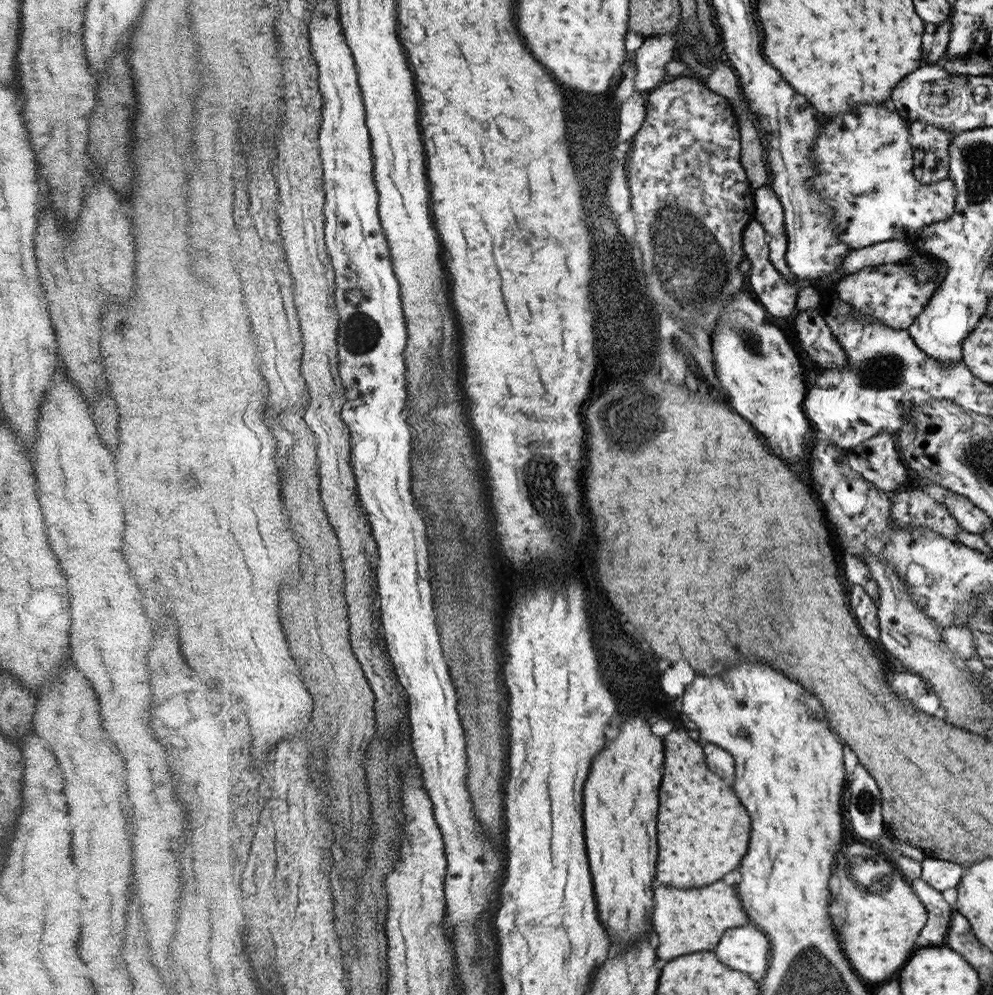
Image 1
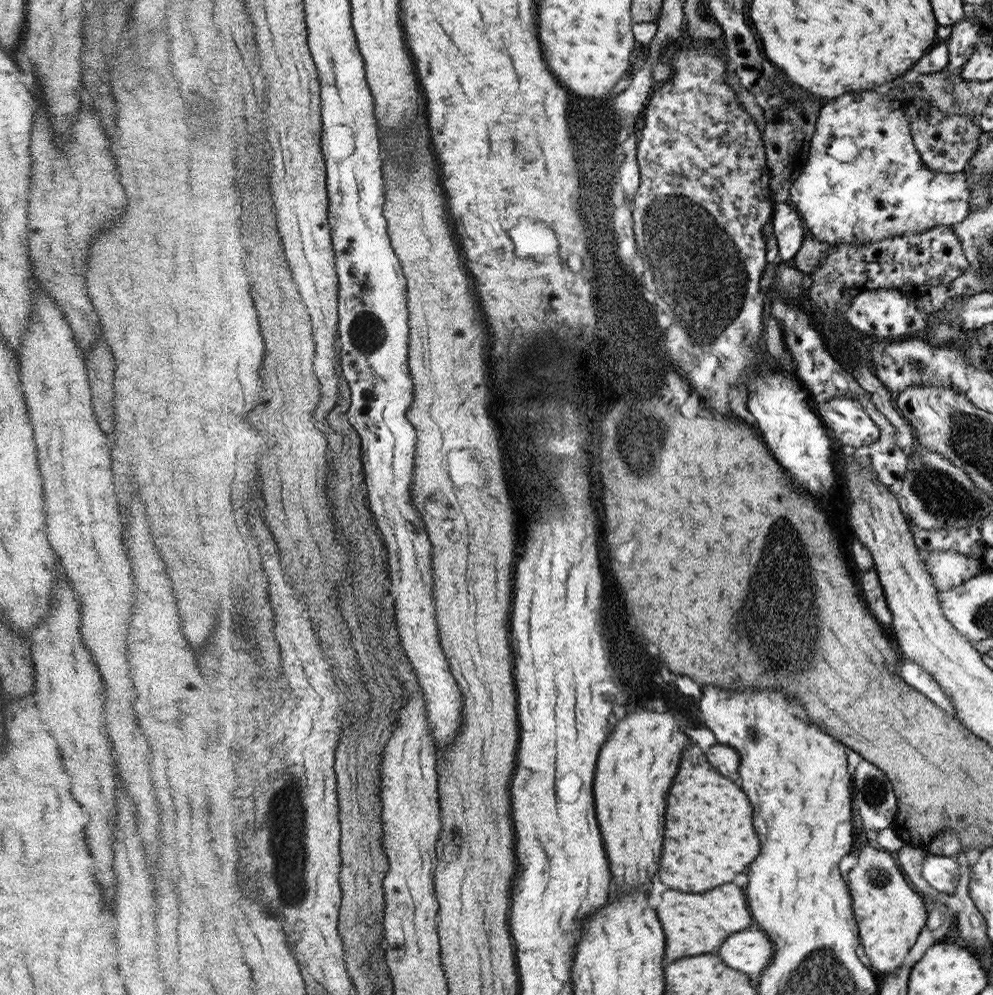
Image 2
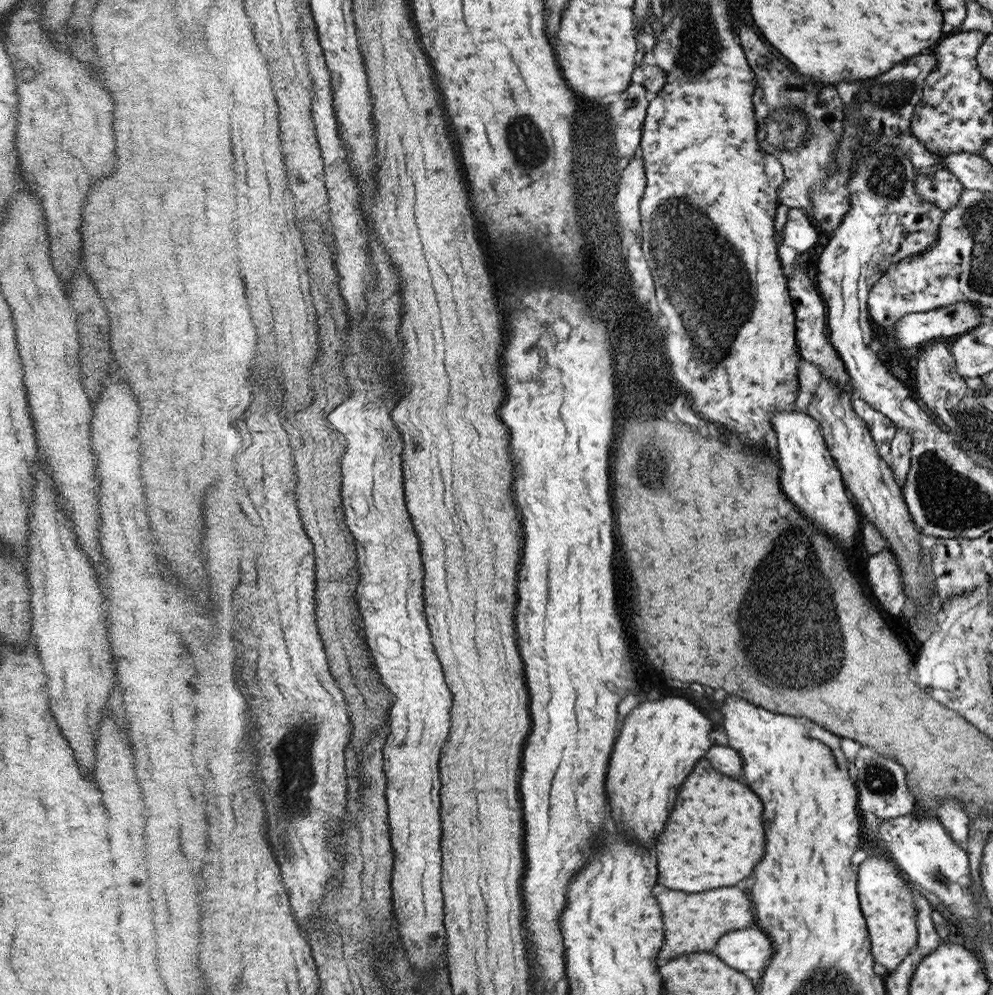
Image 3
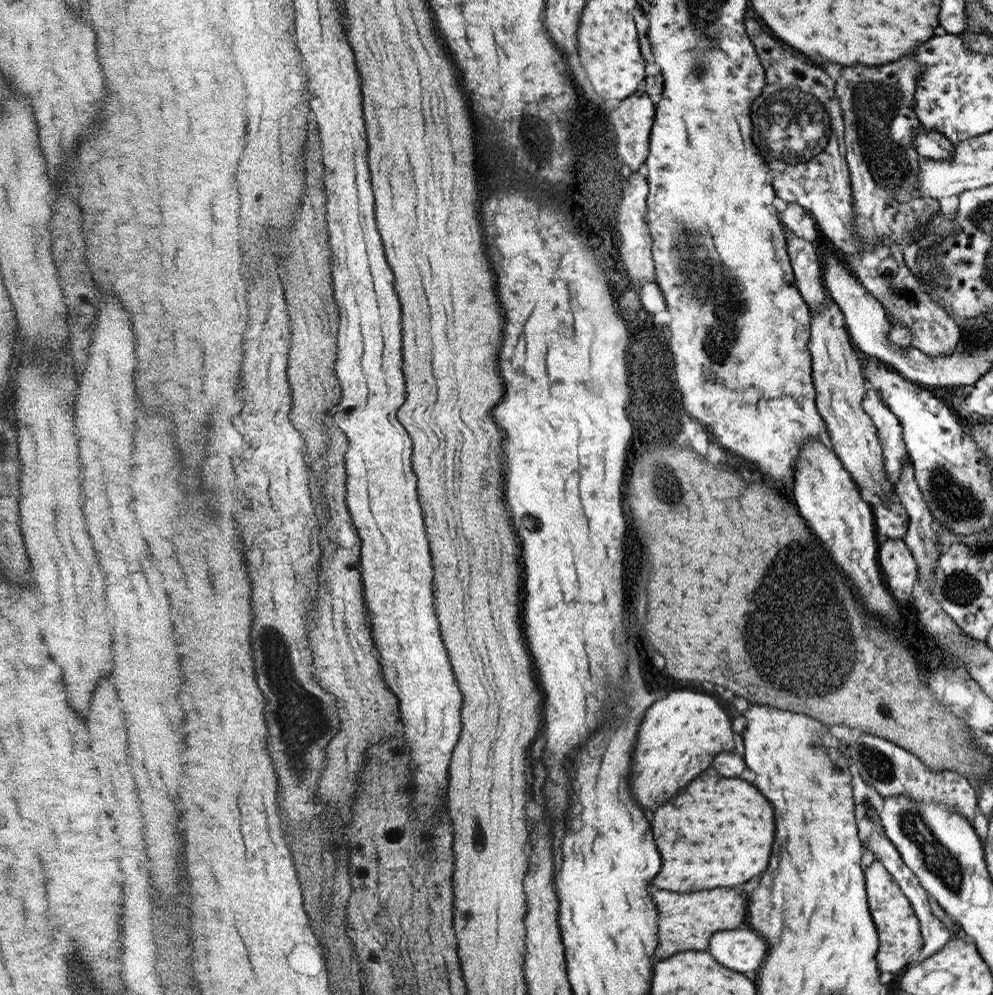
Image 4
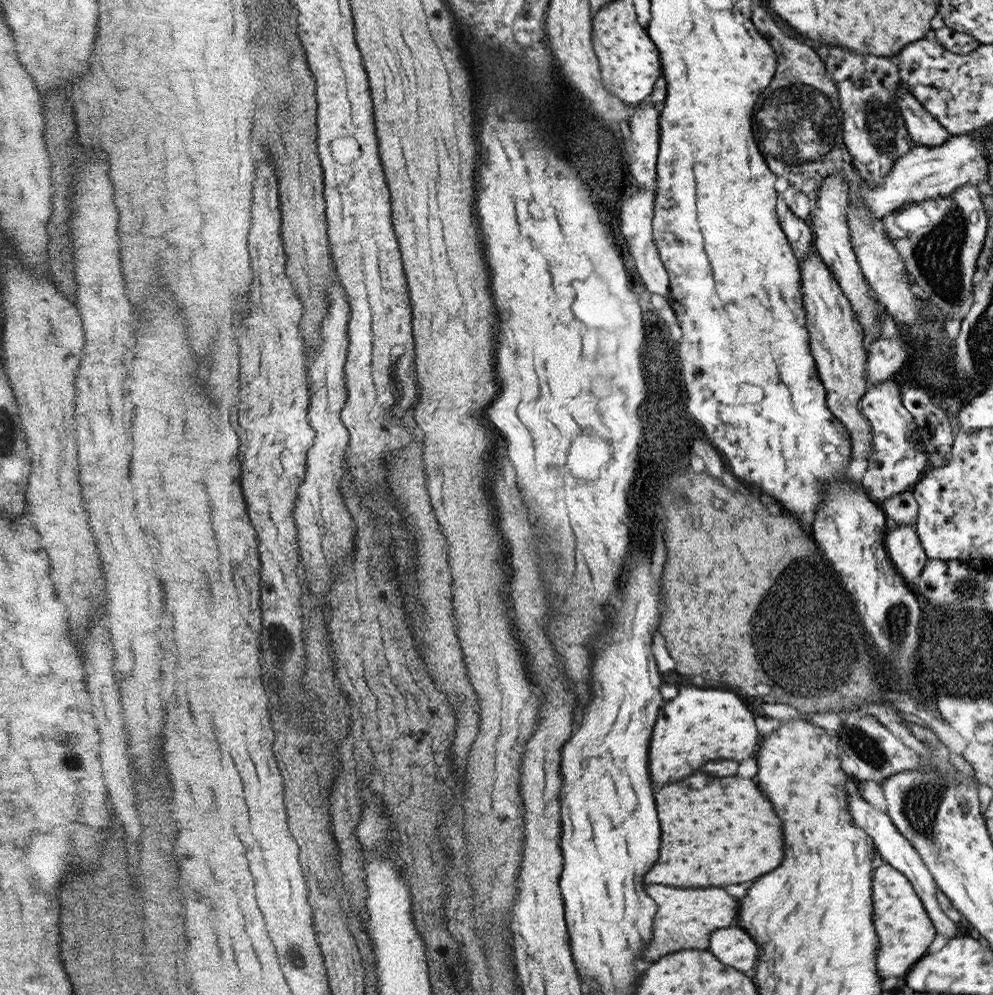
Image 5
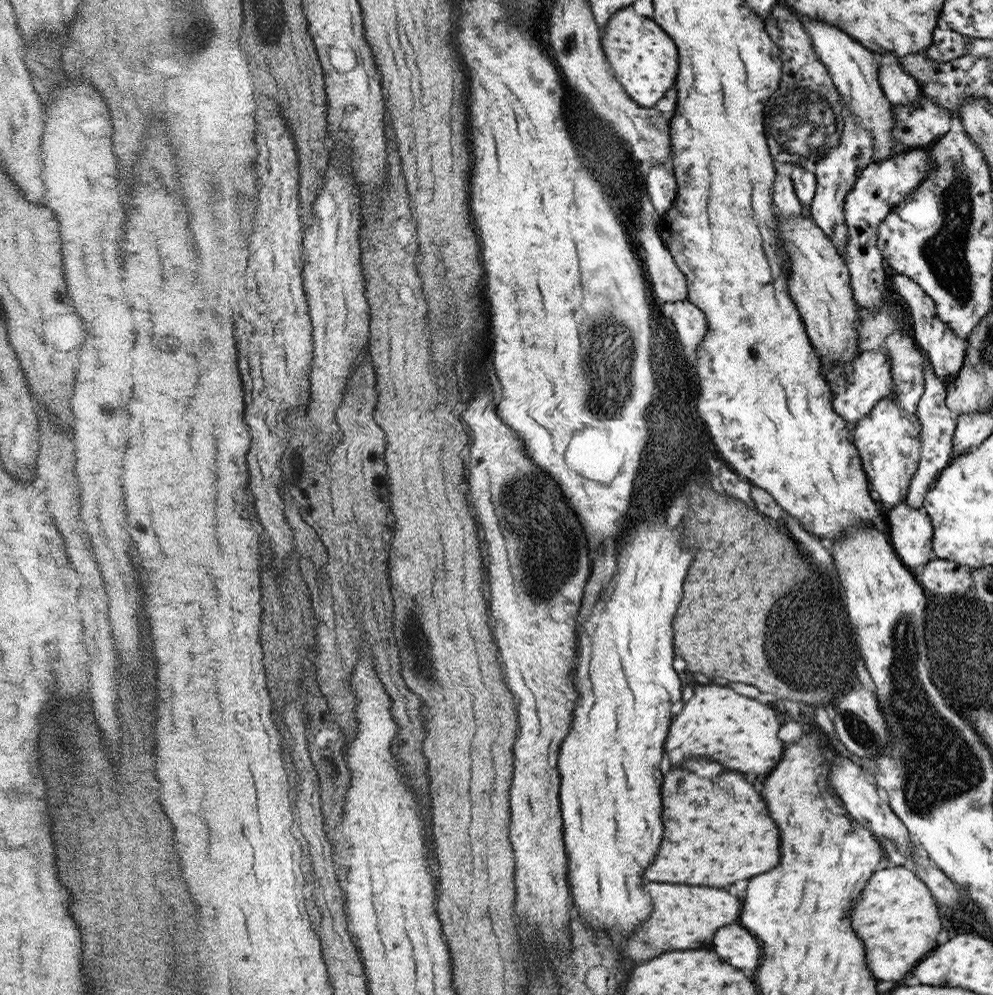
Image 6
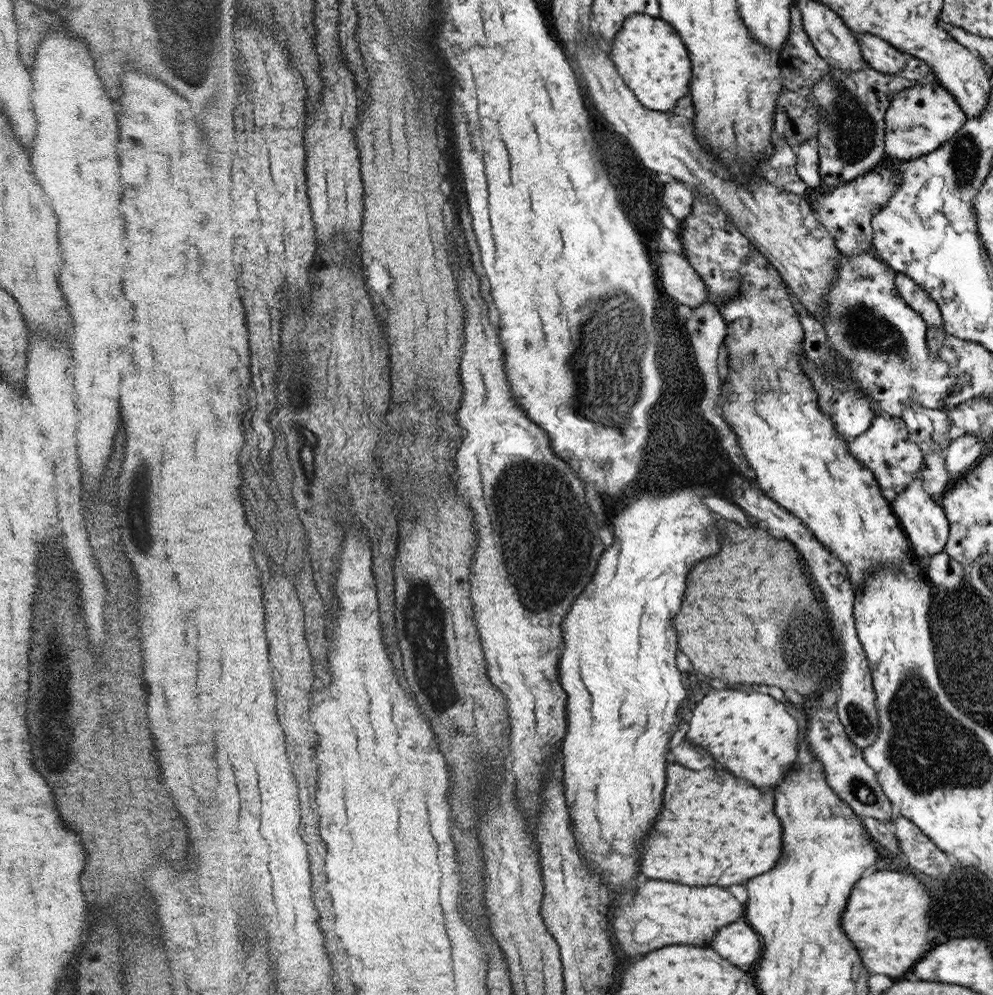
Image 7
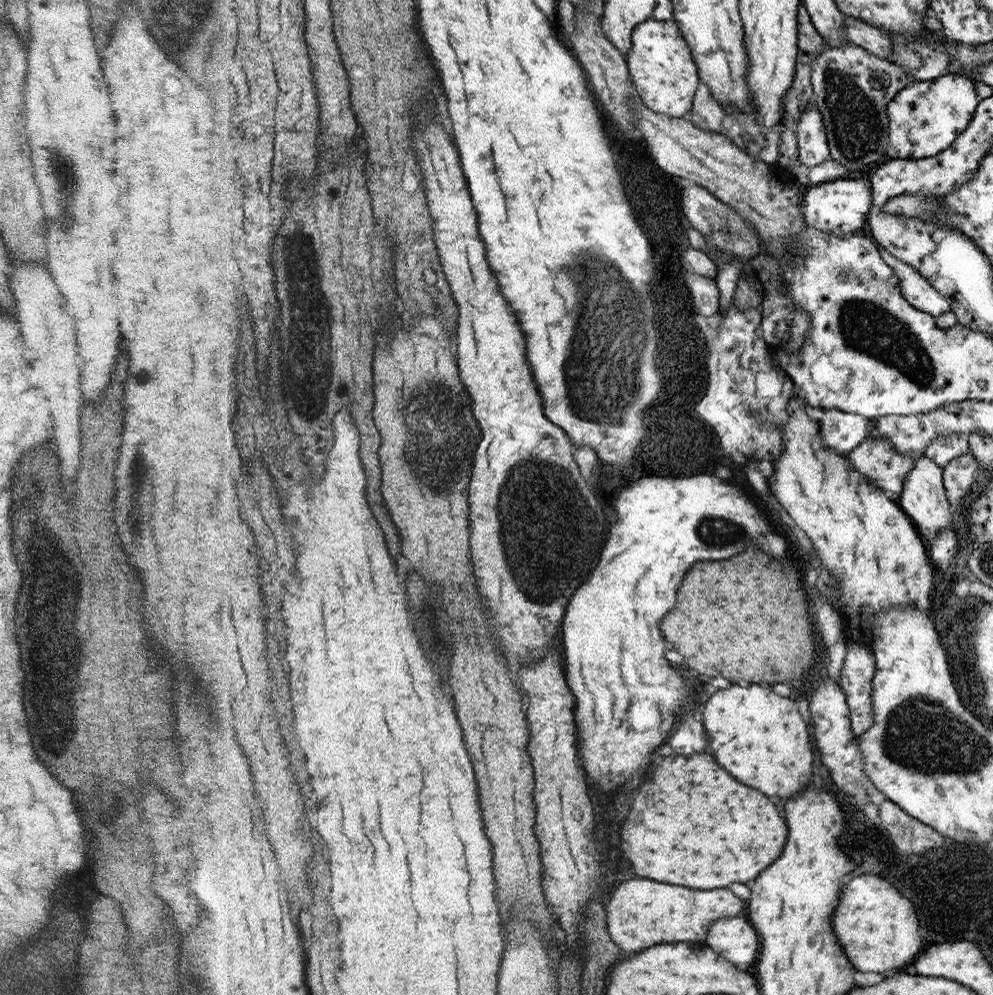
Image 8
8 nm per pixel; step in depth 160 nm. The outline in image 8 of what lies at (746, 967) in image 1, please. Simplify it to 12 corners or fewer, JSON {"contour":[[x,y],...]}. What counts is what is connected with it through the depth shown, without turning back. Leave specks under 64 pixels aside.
{"contour":[[746,916],[714,922],[708,946],[736,966],[750,966],[760,948]]}

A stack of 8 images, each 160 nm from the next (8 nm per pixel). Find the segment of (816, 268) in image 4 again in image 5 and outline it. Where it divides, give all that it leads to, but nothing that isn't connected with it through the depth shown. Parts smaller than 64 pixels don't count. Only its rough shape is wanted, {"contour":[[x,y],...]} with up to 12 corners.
{"contour":[[778,194],[776,212],[800,264],[813,248],[808,222],[788,209]]}

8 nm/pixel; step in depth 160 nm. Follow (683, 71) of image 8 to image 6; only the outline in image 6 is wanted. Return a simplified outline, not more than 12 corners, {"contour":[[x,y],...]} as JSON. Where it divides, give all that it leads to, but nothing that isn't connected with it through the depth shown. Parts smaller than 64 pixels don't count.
{"contour":[[632,5],[604,28],[602,48],[641,107],[676,86],[680,51]]}

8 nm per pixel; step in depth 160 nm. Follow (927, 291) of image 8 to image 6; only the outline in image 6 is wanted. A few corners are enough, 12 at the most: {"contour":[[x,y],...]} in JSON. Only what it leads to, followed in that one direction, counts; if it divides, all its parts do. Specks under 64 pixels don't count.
{"contour":[[911,278],[889,287],[910,312],[911,335],[938,380],[950,384],[965,357],[963,339],[938,318]]}

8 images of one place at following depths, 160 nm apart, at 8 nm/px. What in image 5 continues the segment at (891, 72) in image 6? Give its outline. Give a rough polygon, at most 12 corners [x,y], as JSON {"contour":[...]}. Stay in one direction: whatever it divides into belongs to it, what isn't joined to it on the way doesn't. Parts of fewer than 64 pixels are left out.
{"contour":[[903,90],[901,108],[919,146],[941,146],[951,134]]}

